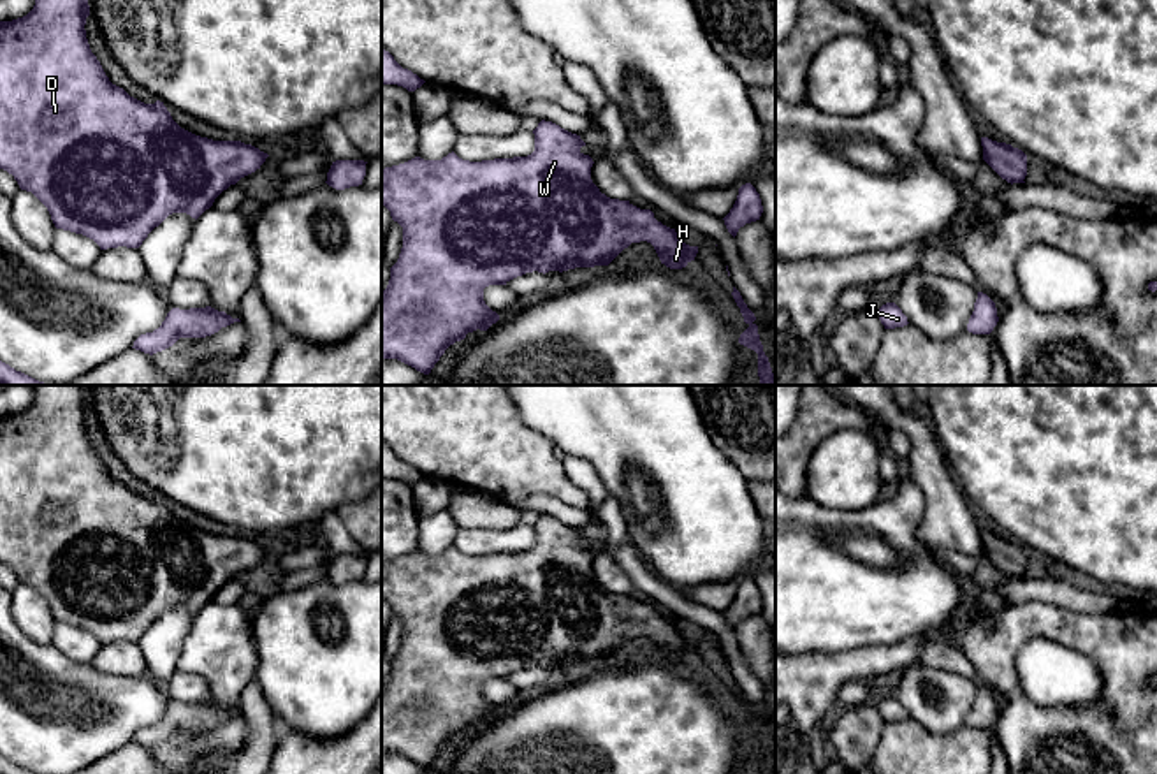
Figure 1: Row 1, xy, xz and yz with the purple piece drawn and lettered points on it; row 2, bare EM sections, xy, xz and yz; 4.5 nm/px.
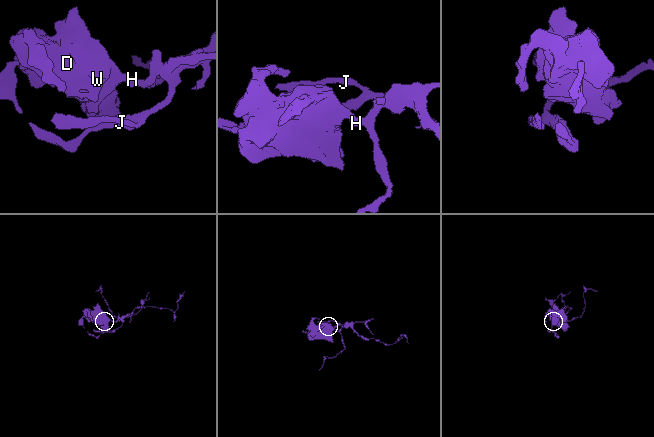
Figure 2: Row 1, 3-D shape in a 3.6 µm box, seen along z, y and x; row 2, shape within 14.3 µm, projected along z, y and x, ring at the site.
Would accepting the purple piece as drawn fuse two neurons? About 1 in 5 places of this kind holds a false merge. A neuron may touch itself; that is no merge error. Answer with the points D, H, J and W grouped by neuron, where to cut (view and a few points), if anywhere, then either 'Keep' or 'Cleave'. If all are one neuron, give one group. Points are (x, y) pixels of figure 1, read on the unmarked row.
Groups: D H J W. No split. Keep

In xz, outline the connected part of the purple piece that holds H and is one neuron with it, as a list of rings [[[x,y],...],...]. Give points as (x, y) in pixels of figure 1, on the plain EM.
[[[545,514],[533,528],[535,545],[528,551],[469,556],[452,545],[441,554],[415,551],[382,563],[382,600],[403,621],[403,642],[382,686],[382,753],[397,753],[429,769],[450,739],[477,723],[487,725],[499,714],[485,698],[484,683],[506,679],[526,667],[608,660],[624,642],[640,635],[651,637],[661,658],[670,663],[682,663],[695,654],[698,640],[686,639],[675,623],[658,616],[651,603],[600,586],[591,573],[594,556],[580,545],[586,540],[580,529]]]

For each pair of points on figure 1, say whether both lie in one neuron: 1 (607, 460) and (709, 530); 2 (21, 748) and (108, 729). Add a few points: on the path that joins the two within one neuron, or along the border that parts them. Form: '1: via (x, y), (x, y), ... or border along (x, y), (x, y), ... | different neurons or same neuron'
1: via (633, 452), (639, 452), (690, 503) | same neuron
2: via (43, 732), (87, 730) | same neuron

